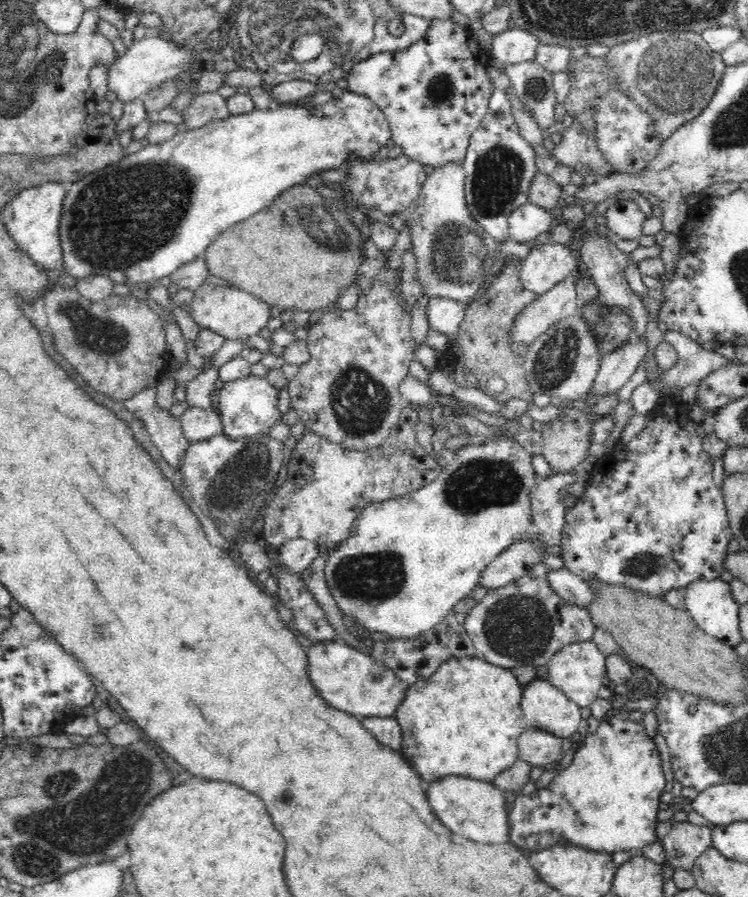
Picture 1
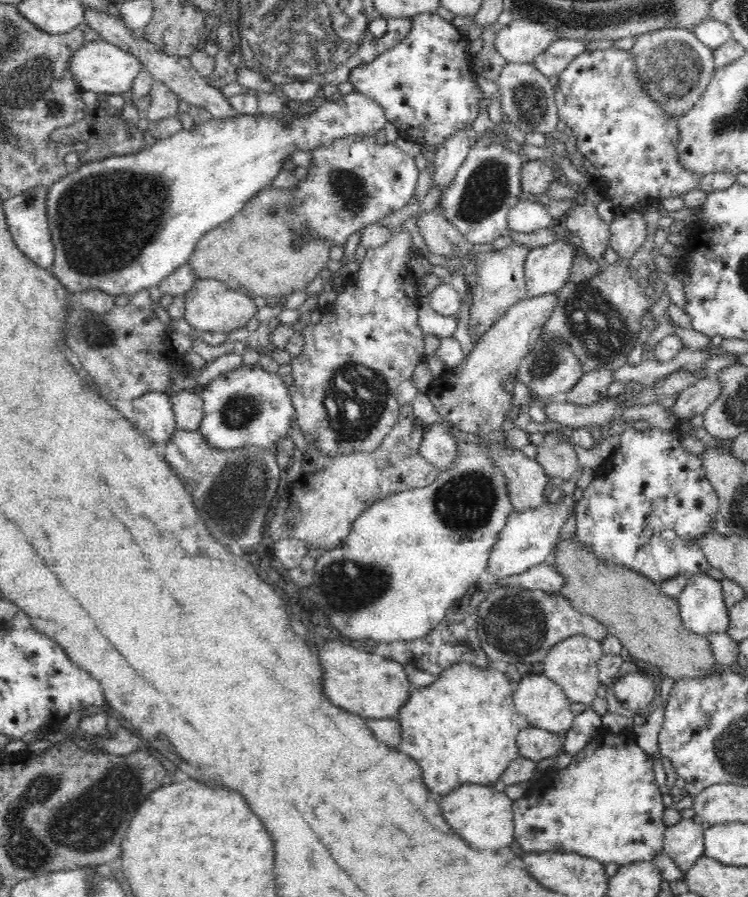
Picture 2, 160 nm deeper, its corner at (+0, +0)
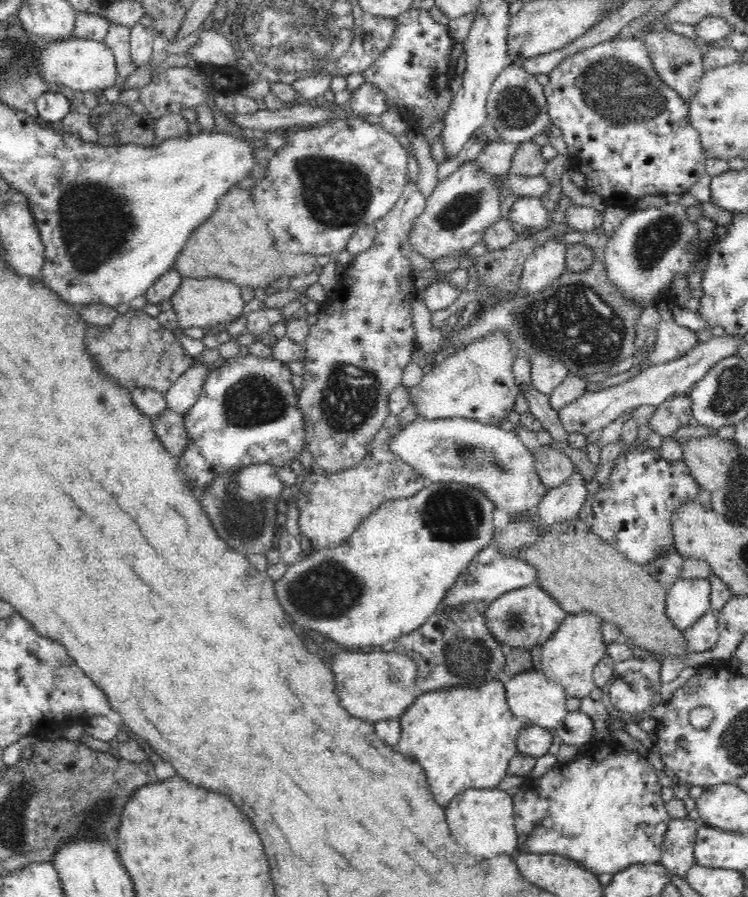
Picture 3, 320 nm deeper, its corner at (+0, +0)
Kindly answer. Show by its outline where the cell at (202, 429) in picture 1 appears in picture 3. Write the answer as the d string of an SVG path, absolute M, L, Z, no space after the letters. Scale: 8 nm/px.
M196 360L186 370L186 374L182 374L176 384L166 392L167 408L174 414L180 414L184 417L184 414L196 404L202 385L209 373L210 365Z

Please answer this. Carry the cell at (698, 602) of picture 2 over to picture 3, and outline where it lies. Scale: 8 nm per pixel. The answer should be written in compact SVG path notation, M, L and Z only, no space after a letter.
M706 578L678 579L670 588L666 613L679 629L688 630L712 611L712 584Z

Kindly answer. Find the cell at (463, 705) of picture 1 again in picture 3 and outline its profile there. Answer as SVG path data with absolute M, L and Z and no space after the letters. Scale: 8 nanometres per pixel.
M496 677L482 681L479 685L450 685L426 693L420 692L401 714L400 721L402 732L398 752L406 754L424 768L428 776L428 788L436 802L442 804L450 802L454 794L460 794L470 787L497 788L507 774L510 759L517 753L518 733L526 726L510 710L505 683Z

